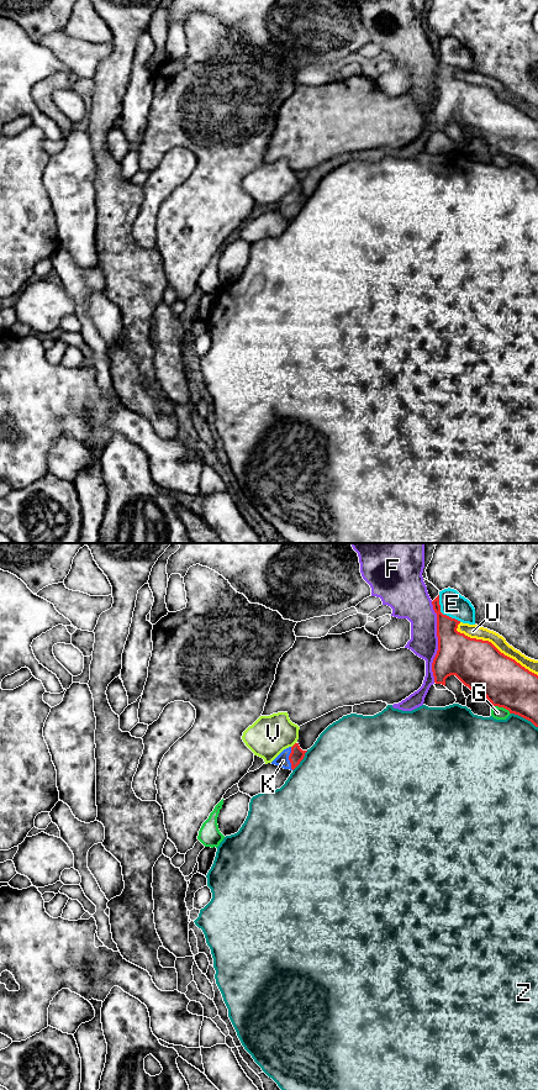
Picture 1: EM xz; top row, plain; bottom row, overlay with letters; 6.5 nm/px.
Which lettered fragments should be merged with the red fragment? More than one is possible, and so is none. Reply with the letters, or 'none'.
K

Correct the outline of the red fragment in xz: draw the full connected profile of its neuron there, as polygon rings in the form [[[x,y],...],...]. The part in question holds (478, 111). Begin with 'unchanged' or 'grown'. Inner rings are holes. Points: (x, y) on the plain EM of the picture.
unchanged; [[[439,42],[432,48],[432,52],[437,60],[438,84],[438,98],[432,110],[434,130],[445,133],[445,126],[450,122],[455,122],[473,139],[482,138],[492,153],[503,154],[508,157],[510,160],[518,162],[538,174],[538,122],[522,114],[515,106],[501,100],[491,89],[470,85],[458,79],[457,75],[460,68],[441,59]]]

